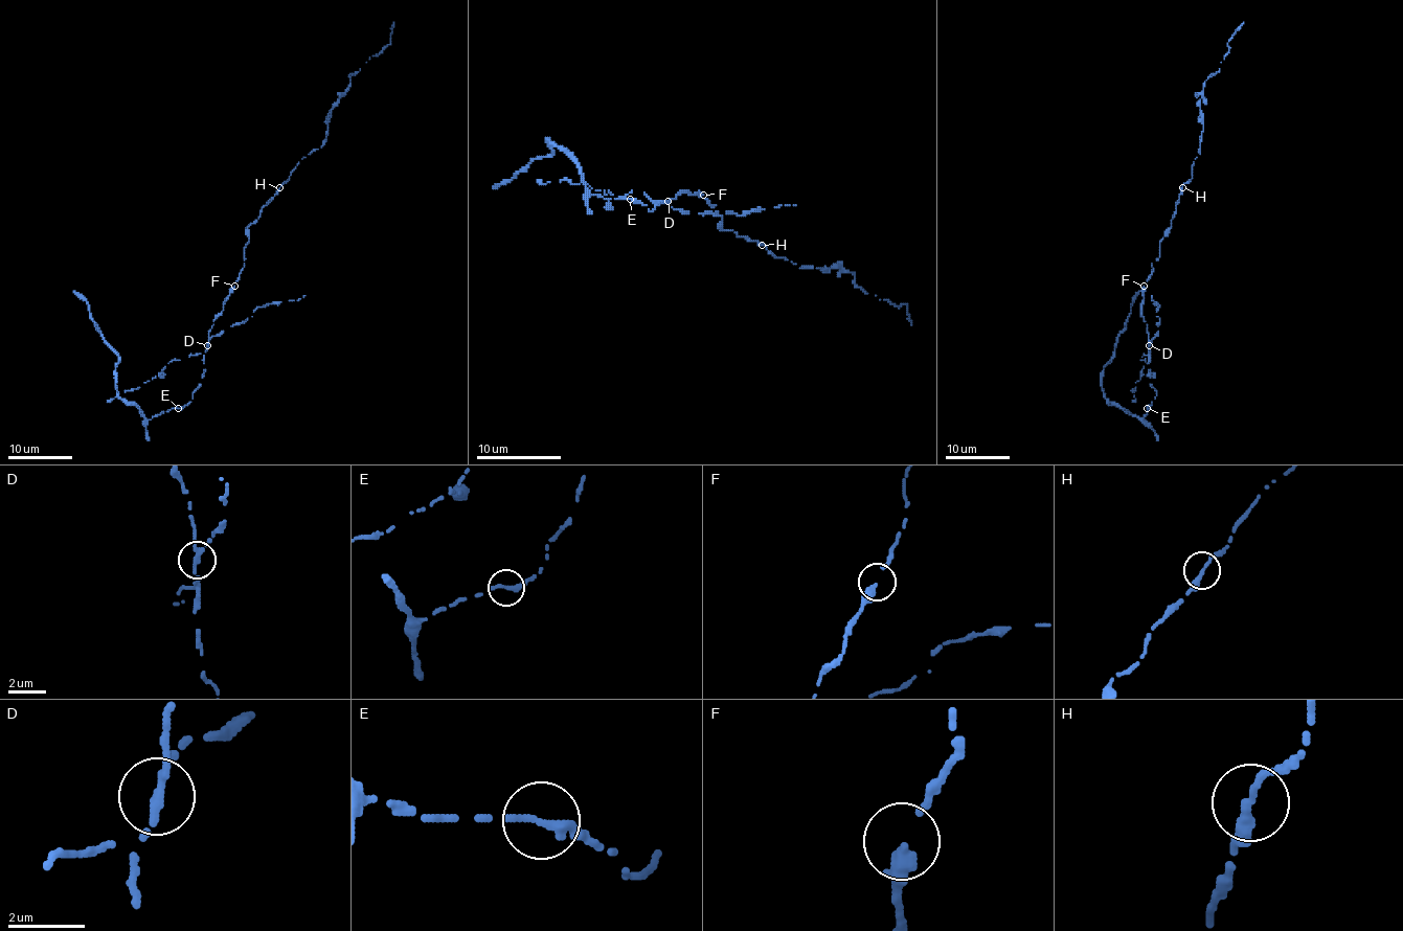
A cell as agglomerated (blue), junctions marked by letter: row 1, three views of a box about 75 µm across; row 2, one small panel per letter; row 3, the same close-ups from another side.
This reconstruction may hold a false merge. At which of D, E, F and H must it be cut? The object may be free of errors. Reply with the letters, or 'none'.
D

